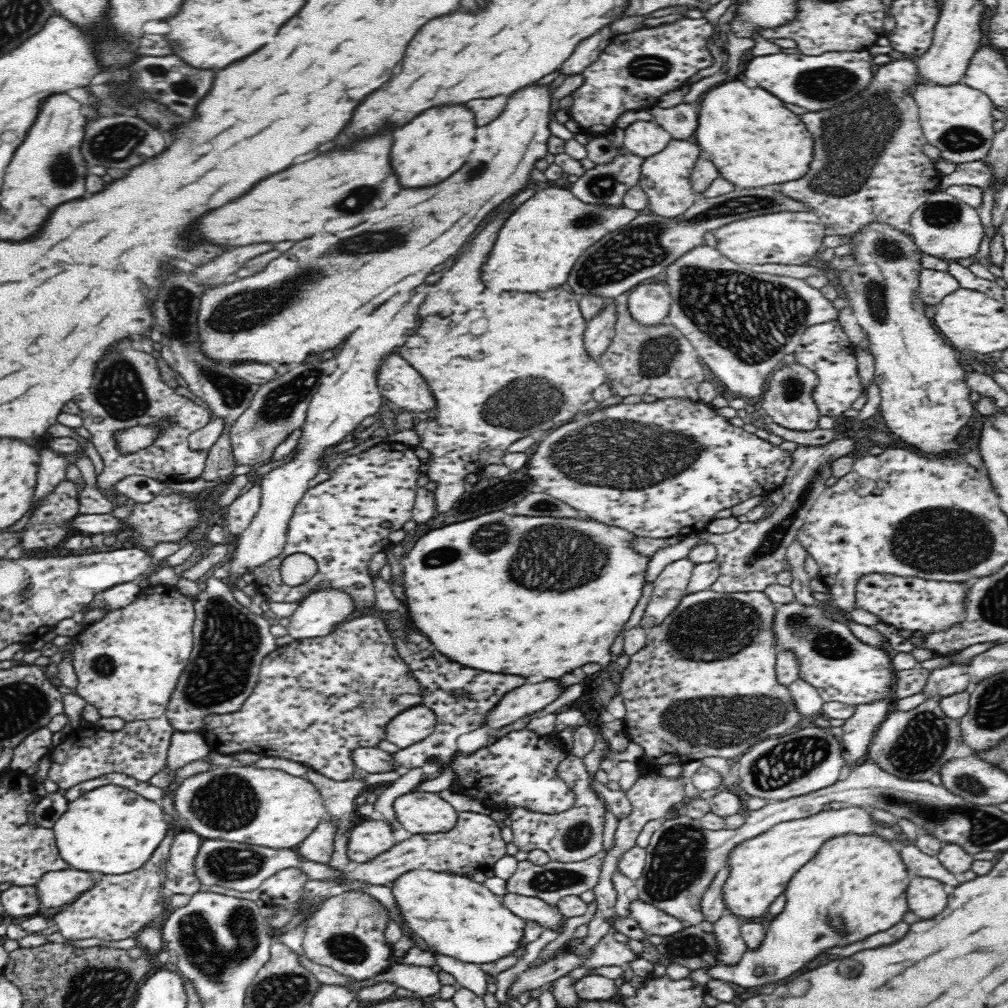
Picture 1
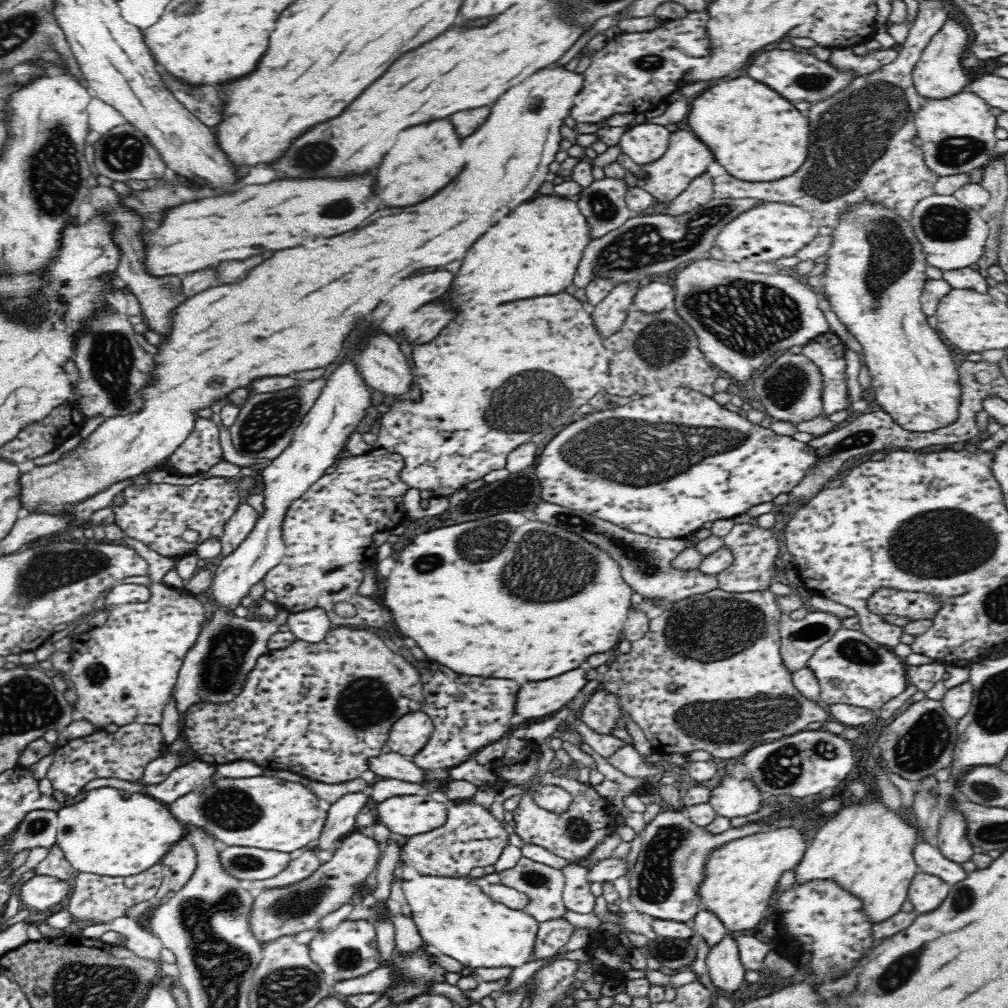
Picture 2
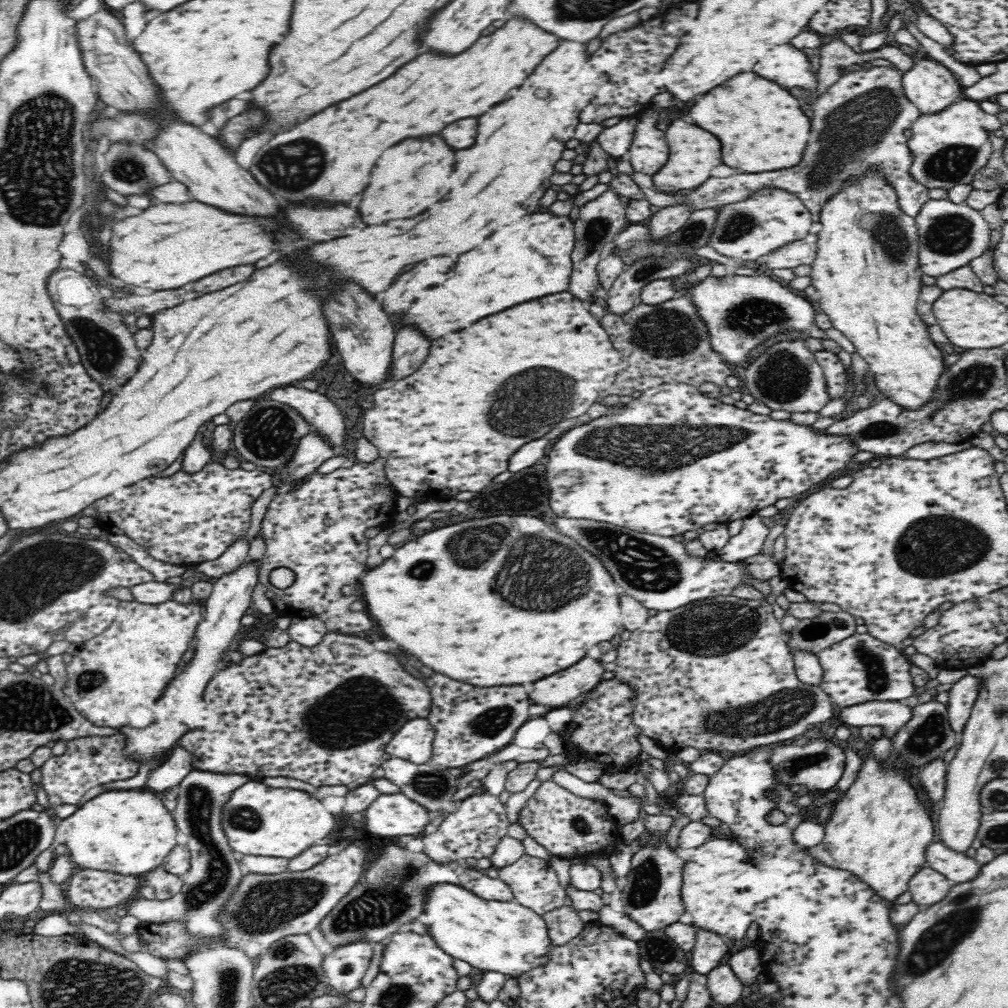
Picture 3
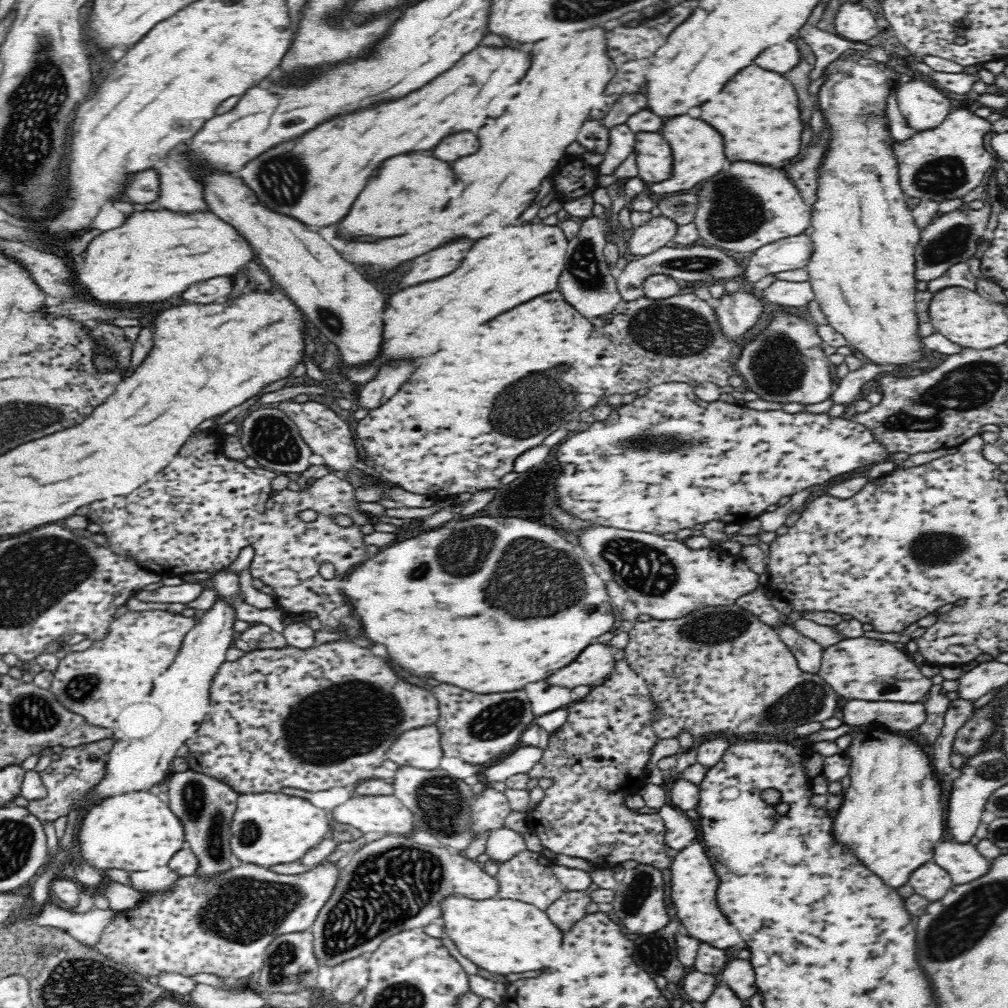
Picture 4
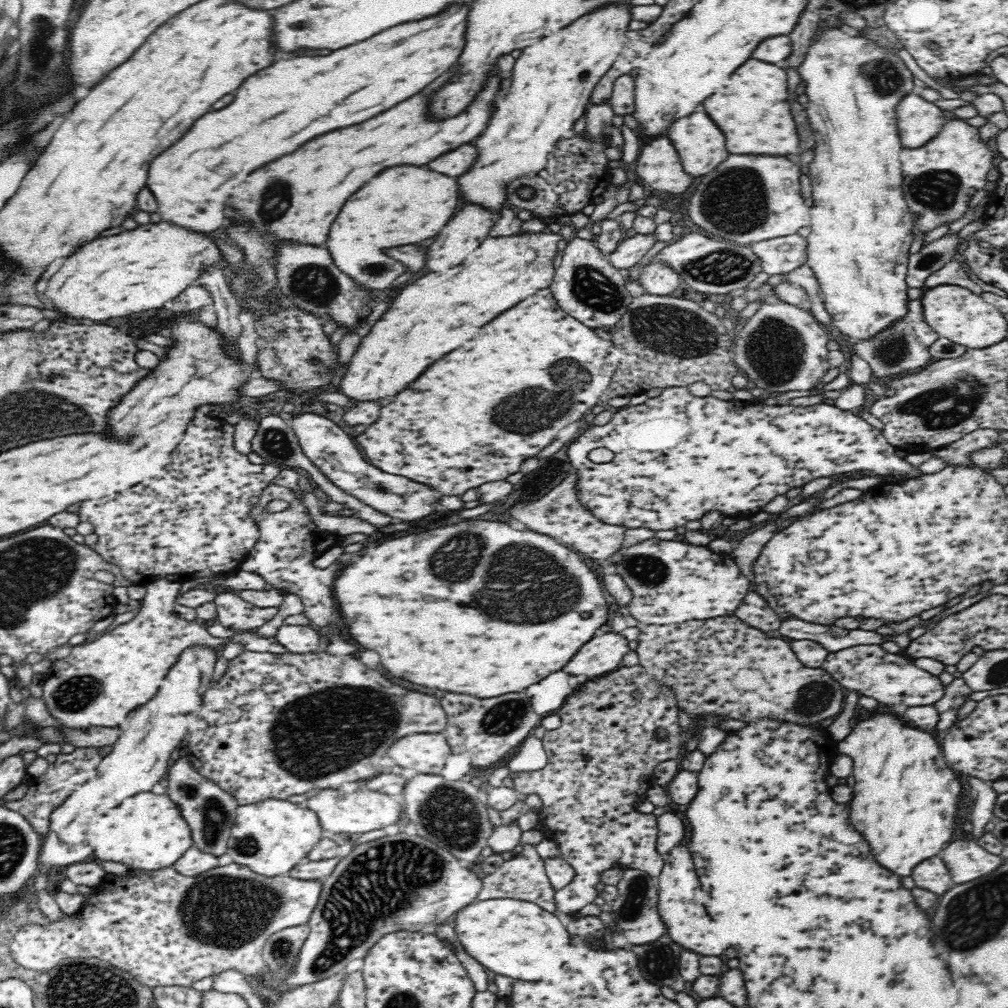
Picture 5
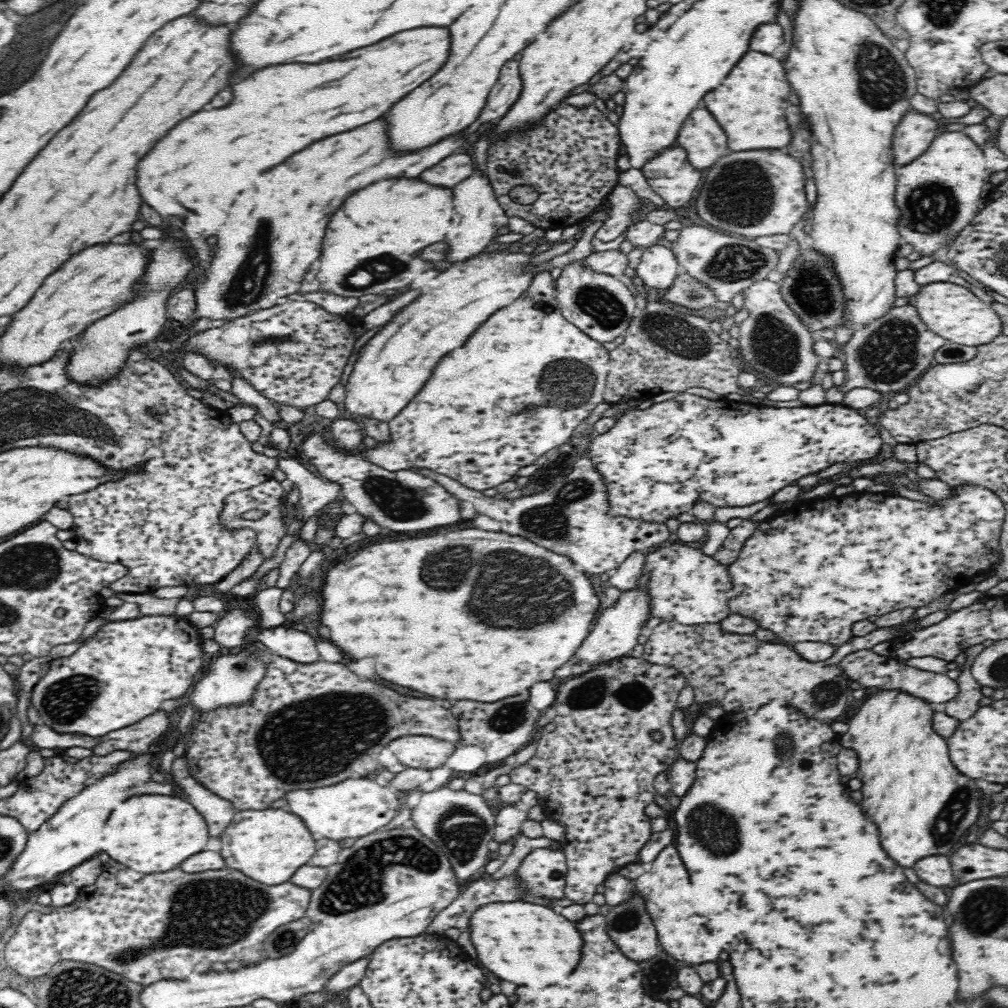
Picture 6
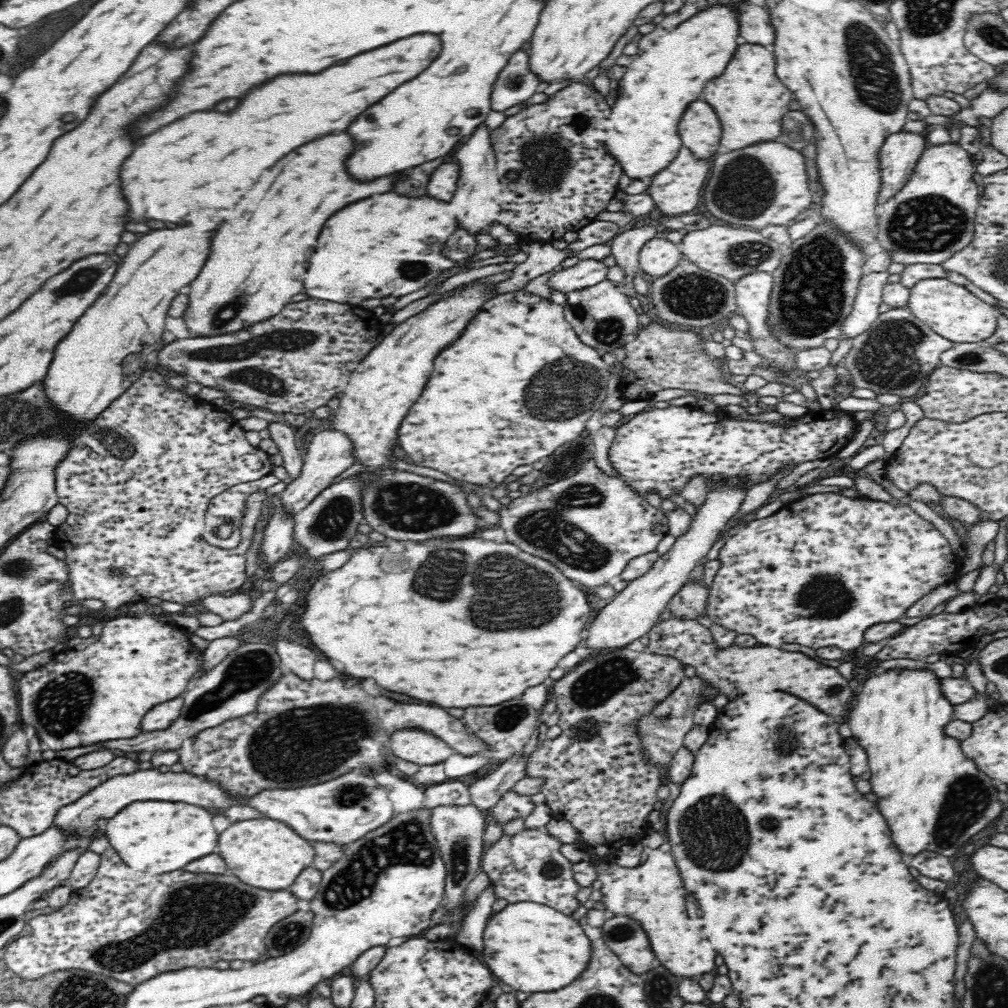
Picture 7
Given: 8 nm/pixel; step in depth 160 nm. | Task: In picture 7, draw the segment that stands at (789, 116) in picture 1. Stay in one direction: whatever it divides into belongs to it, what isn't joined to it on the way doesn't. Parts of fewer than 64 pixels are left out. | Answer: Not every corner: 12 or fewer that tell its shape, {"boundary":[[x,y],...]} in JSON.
{"boundary":[[742,44],[704,100],[722,152],[776,140],[794,98],[774,54]]}

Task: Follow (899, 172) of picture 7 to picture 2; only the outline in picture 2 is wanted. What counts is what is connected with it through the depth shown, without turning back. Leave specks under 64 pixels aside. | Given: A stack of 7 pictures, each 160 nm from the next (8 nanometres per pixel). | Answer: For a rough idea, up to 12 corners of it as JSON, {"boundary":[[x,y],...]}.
{"boundary":[[950,16],[913,70],[920,96],[950,98],[970,82],[970,36]]}

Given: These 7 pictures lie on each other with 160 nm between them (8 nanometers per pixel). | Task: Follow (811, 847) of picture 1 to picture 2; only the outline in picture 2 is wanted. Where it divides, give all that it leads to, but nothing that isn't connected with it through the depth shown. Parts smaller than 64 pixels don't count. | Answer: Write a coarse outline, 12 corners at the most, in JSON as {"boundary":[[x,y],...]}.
{"boundary":[[783,827],[714,850],[702,908],[730,933],[761,924],[808,850]]}

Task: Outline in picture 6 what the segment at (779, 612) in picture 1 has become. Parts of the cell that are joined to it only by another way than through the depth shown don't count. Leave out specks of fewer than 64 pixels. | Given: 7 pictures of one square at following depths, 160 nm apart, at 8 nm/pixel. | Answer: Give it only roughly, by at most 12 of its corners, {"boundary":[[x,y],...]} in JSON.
{"boundary":[[872,649],[836,662],[850,682],[948,702],[958,683]]}

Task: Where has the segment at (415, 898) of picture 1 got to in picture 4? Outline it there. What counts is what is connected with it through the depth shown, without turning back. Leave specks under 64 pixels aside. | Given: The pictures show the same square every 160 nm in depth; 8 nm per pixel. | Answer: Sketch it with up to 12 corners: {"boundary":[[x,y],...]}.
{"boundary":[[449,894],[438,922],[492,974],[548,968],[562,931],[521,900]]}

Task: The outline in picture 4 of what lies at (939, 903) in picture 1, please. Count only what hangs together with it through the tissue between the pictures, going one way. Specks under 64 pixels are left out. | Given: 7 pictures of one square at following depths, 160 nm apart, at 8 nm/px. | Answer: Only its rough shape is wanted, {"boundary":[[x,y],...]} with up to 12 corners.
{"boundary":[[934,862],[910,876],[910,886],[926,900],[942,900],[954,886]]}

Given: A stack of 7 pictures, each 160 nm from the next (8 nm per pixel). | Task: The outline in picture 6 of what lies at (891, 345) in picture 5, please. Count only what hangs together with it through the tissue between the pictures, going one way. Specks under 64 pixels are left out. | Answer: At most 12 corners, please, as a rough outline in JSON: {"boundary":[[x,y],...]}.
{"boundary":[[914,305],[839,348],[844,394],[904,392],[946,342]]}

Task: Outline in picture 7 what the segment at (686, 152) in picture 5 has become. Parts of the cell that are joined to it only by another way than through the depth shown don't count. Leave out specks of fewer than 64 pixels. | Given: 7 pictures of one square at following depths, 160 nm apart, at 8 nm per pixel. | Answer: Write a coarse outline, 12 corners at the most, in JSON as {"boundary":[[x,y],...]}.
{"boundary":[[692,102],[678,132],[697,159],[720,146],[720,122],[712,106]]}

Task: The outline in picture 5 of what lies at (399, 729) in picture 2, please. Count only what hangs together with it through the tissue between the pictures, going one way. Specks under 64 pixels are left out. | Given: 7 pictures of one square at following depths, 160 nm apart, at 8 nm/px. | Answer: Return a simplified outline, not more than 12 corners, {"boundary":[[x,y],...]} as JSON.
{"boundary":[[440,732],[400,737],[396,765],[439,774],[450,754]]}

